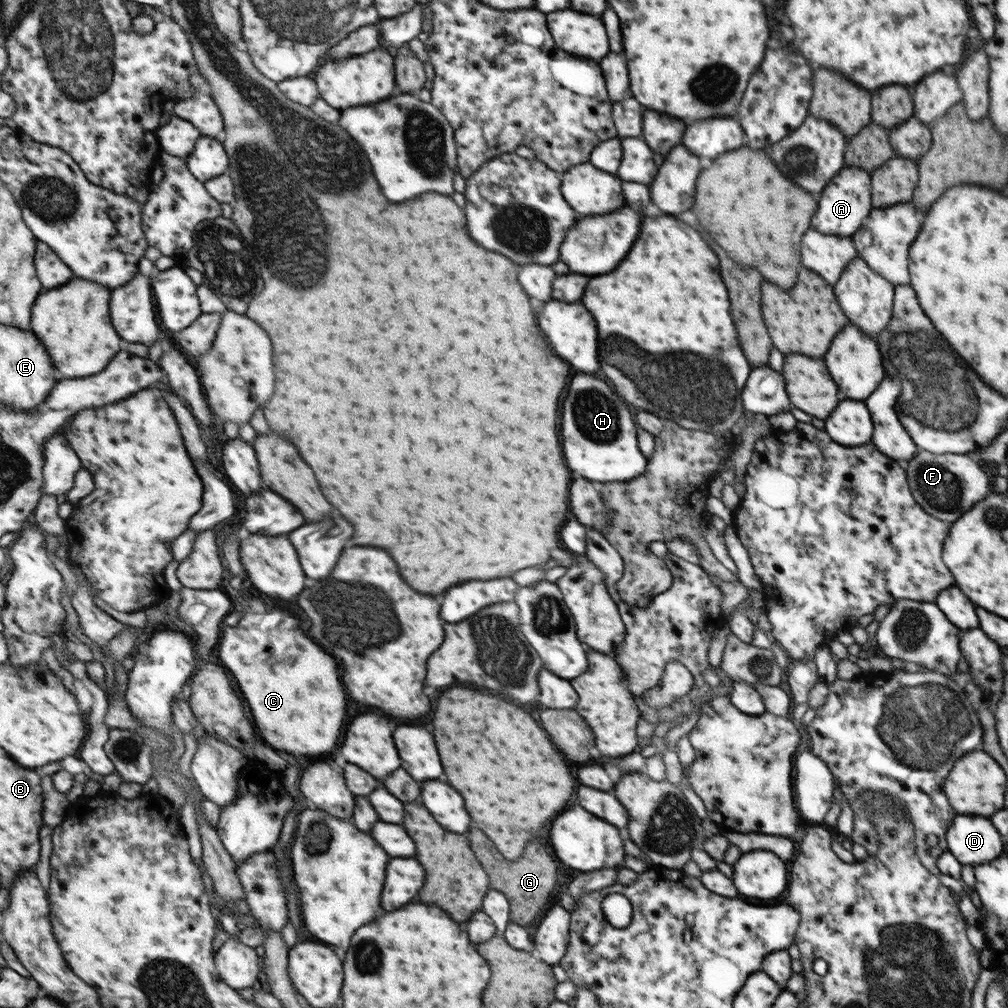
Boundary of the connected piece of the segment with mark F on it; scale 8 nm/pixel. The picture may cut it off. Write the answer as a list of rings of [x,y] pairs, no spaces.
[[[920,450],[905,466],[908,467],[907,480],[912,480],[912,492],[916,492],[915,499],[928,508],[928,513],[946,523],[954,523],[964,512],[970,511],[976,503],[993,492],[988,474],[980,468],[978,462],[968,458],[967,453],[934,454]]]

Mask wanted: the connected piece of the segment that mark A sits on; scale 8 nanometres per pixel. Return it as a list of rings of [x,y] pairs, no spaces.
[[[848,167],[832,184],[828,184],[828,192],[822,192],[820,196],[820,212],[816,212],[816,230],[829,235],[850,237],[860,230],[862,221],[870,214],[873,202],[870,202],[870,174],[863,168]]]

